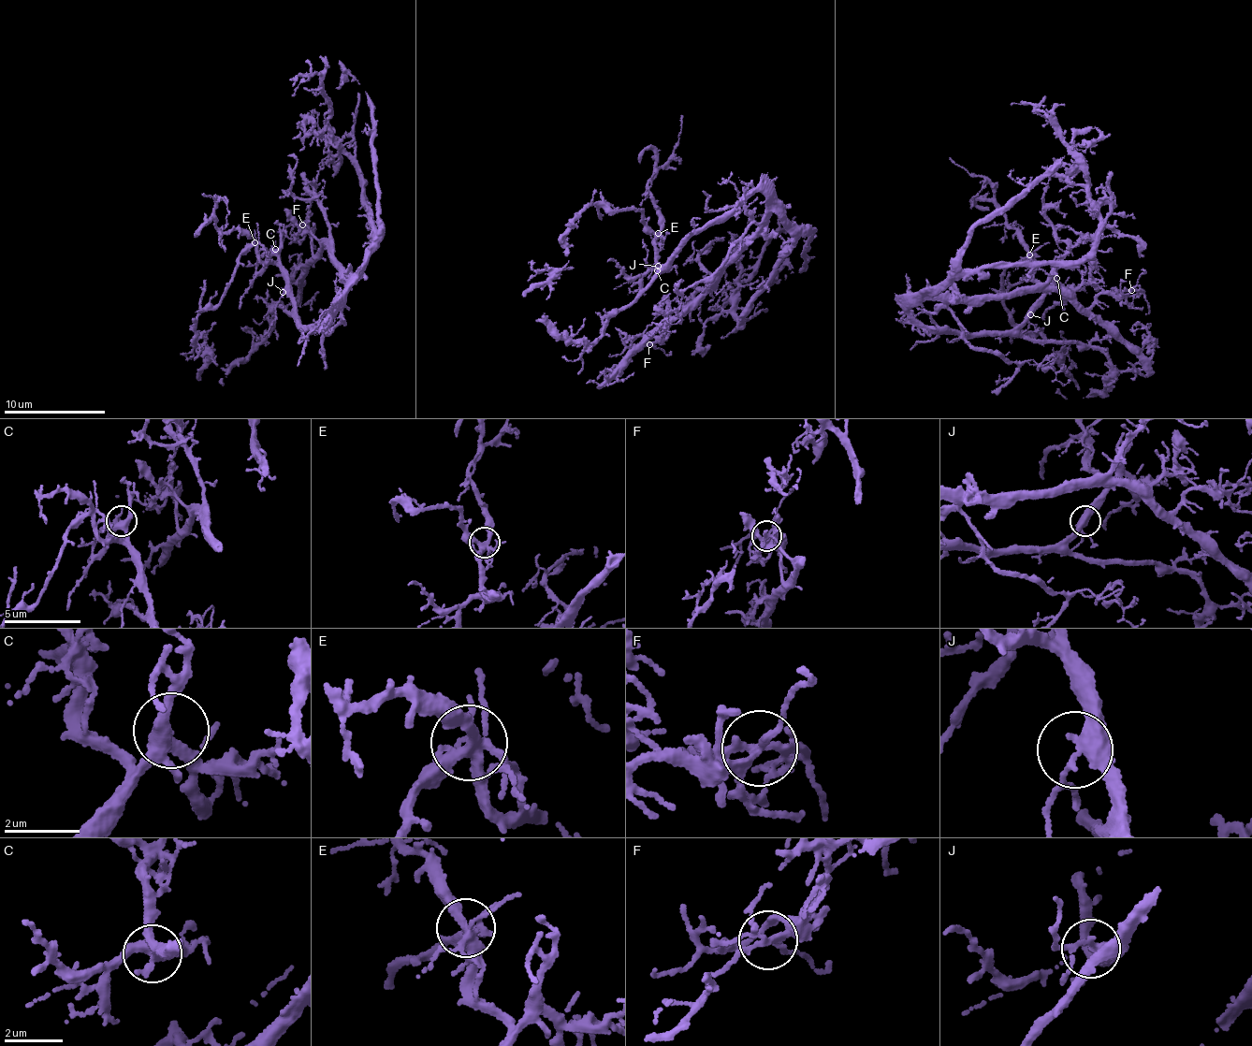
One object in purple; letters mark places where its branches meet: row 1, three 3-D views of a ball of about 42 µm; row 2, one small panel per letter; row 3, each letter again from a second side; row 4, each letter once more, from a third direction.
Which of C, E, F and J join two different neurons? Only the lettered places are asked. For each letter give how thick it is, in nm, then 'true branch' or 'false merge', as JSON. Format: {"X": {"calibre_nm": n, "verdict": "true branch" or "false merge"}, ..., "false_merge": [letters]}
{"C": {"calibre_nm": 360, "verdict": "true branch"}, "E": {"calibre_nm": 320, "verdict": "true branch"}, "F": {"calibre_nm": 150, "verdict": "true branch"}, "J": {"calibre_nm": 360, "verdict": "true branch"}, "false_merge": []}

